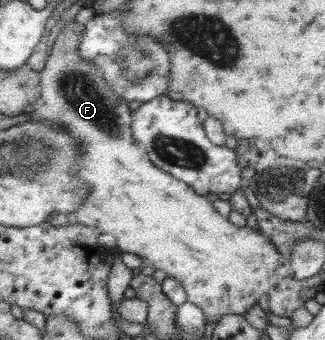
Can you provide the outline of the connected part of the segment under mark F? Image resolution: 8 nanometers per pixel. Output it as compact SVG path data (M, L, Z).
M76 21L62 25L62 29L60 29L54 47L51 52L49 52L50 54L48 54L48 57L46 57L44 69L38 72L38 74L40 74L40 99L38 99L32 107L28 107L28 109L24 111L30 115L29 120L44 120L44 122L48 122L48 124L66 125L66 129L70 129L70 133L76 135L76 137L84 143L86 155L78 155L78 157L84 157L84 159L80 161L80 165L78 165L76 172L77 175L87 183L89 189L88 197L84 199L82 207L74 212L76 221L82 225L86 225L86 227L98 229L100 234L109 233L116 239L116 248L122 253L134 253L134 255L138 255L138 257L143 259L144 264L152 265L154 269L160 269L160 271L167 273L167 277L172 277L172 279L180 281L180 285L184 287L184 291L186 295L188 295L187 301L197 305L202 310L205 323L216 323L220 317L226 314L244 315L248 309L252 309L254 305L258 304L258 299L260 299L260 297L266 297L266 299L268 299L268 291L277 289L278 283L290 275L290 272L288 272L288 259L282 252L278 251L278 248L272 243L272 240L270 240L268 236L262 234L260 231L252 230L252 228L248 228L248 226L240 227L232 224L232 222L228 221L227 217L222 217L222 215L214 209L213 203L208 201L206 196L197 194L188 185L185 185L171 174L165 173L162 169L157 168L156 165L150 161L148 155L146 155L146 151L140 149L140 145L136 145L136 141L134 141L134 137L132 137L131 127L133 112L129 111L128 102L122 101L122 99L118 99L118 97L114 95L114 91L106 85L104 75L102 75L100 69L98 69L94 63L86 63L86 61L77 54L77 42L84 32L84 29L84 25Z

